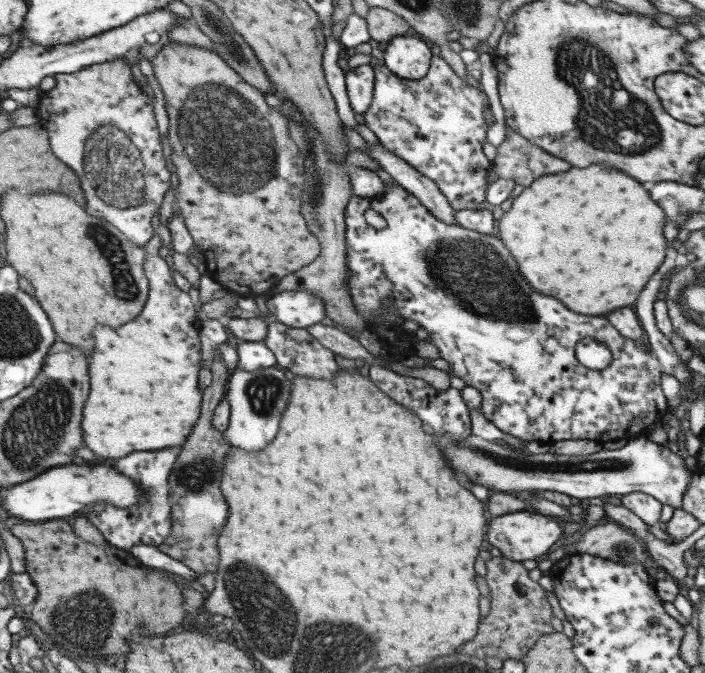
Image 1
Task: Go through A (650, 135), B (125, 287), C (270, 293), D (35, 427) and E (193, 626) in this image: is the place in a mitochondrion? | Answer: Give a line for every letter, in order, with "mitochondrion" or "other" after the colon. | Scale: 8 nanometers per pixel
A: mitochondrion
B: mitochondrion
C: other
D: mitochondrion
E: other

